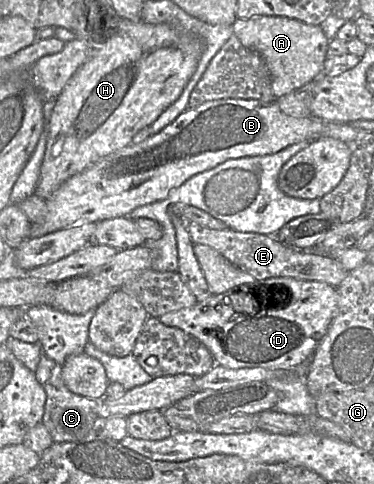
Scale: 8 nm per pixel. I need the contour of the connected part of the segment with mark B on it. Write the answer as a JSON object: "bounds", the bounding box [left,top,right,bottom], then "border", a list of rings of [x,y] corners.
{"bounds":[30,96,358,238],"border":[[[274,96],[271,101],[233,98],[208,101],[195,108],[188,108],[158,133],[112,152],[66,180],[46,200],[47,215],[43,223],[32,223],[30,238],[41,237],[81,223],[128,217],[135,208],[165,199],[172,189],[181,186],[189,178],[215,168],[229,159],[271,155],[292,144],[323,137],[352,142],[356,139],[358,130],[349,124],[328,122],[313,116],[289,116],[282,112]]]}

